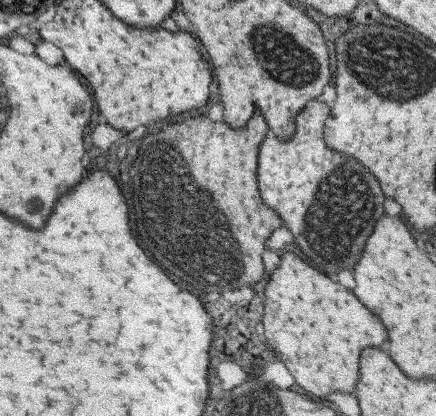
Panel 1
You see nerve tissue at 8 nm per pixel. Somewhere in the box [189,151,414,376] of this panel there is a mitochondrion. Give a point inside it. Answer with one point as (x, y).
(330, 231)

